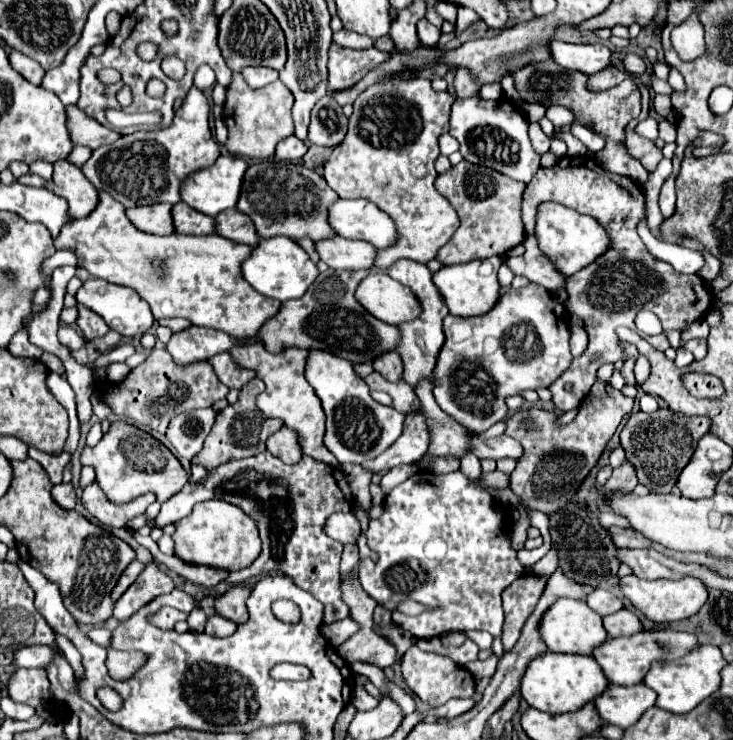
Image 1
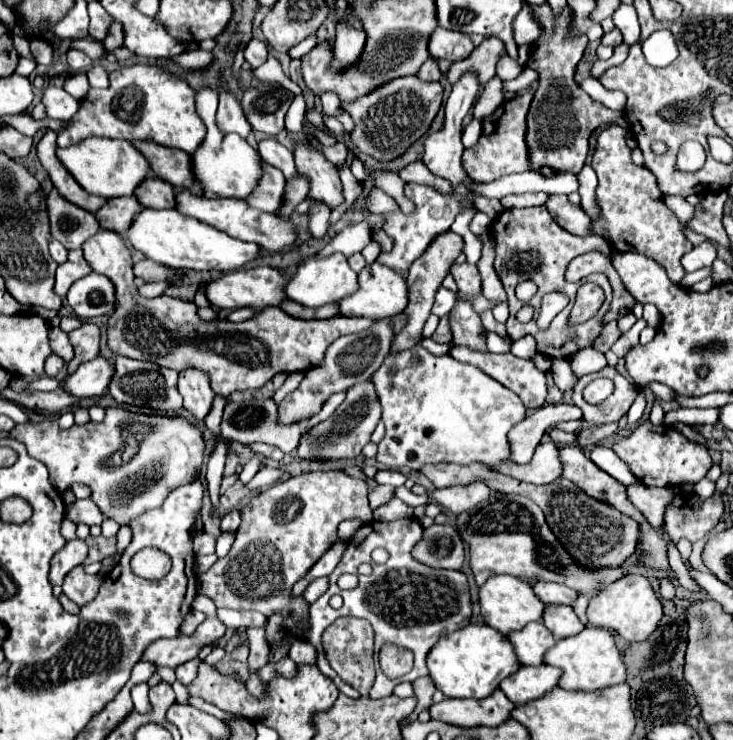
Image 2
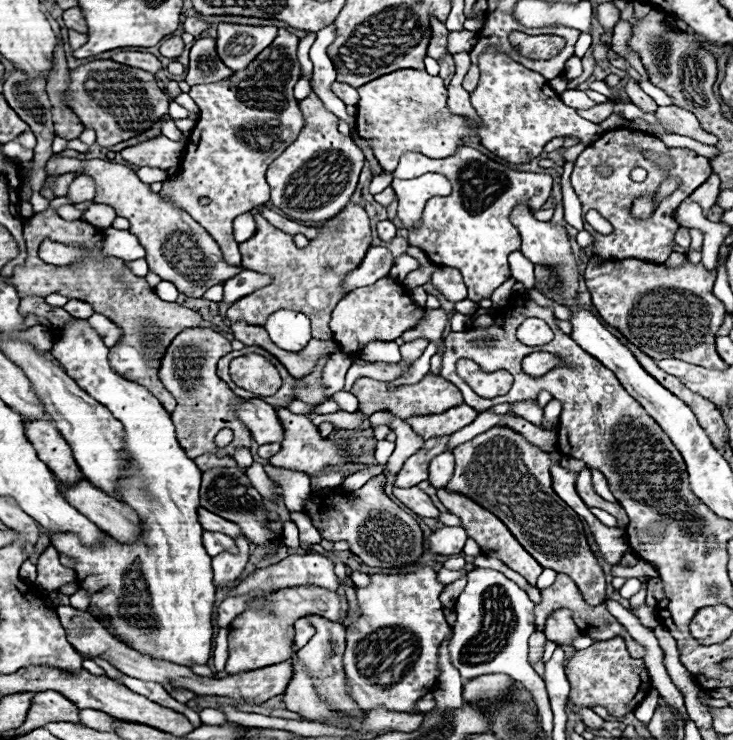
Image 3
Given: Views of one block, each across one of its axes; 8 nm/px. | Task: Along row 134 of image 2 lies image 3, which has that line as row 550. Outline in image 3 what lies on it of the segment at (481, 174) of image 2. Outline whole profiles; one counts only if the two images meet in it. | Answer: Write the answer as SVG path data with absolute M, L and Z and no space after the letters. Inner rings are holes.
M444 488L444 490L438 490L438 498L440 498L440 502L448 508L448 512L452 512L454 516L460 518L460 522L462 522L462 526L466 528L468 536L478 542L482 554L486 554L486 556L496 556L496 558L502 560L508 568L512 568L512 570L518 572L518 574L524 574L524 578L526 578L532 586L536 586L536 578L542 574L544 568L542 568L528 552L524 552L524 548L518 544L518 540L512 536L512 532L508 532L508 528L504 526L502 520L498 520L496 516L492 516L492 512L484 510L484 508L478 506L476 502L468 500L466 496L448 492L446 488Z

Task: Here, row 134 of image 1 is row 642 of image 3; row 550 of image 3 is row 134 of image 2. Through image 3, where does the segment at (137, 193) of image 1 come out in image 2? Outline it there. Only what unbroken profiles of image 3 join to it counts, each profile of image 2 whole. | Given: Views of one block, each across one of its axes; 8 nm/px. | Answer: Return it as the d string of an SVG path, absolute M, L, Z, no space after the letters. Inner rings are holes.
M134 64L134 66L122 66L110 72L110 86L106 90L90 88L88 96L82 100L78 114L72 118L70 126L58 134L58 146L64 148L76 142L82 142L84 138L100 136L100 138L120 138L120 140L130 140L130 142L152 140L160 146L170 146L170 148L178 148L188 154L194 154L200 142L204 140L204 134L206 134L206 126L194 108L194 90L184 80L168 74L166 70L158 66Z

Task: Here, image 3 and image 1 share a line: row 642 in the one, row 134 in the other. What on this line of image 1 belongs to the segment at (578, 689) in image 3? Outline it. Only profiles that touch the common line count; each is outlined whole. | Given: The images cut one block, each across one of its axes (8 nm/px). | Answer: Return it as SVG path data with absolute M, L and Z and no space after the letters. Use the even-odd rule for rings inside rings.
M540 62L524 66L516 72L516 90L524 96L524 102L538 102L544 106L560 104L564 108L570 108L574 112L574 124L588 126L606 142L606 146L596 152L596 162L600 166L606 166L608 172L630 176L632 180L638 180L638 184L646 184L648 172L624 148L624 128L632 118L640 114L640 90L634 80L624 80L610 90L592 92L588 90L588 74L564 70L562 66L556 66L556 62Z

